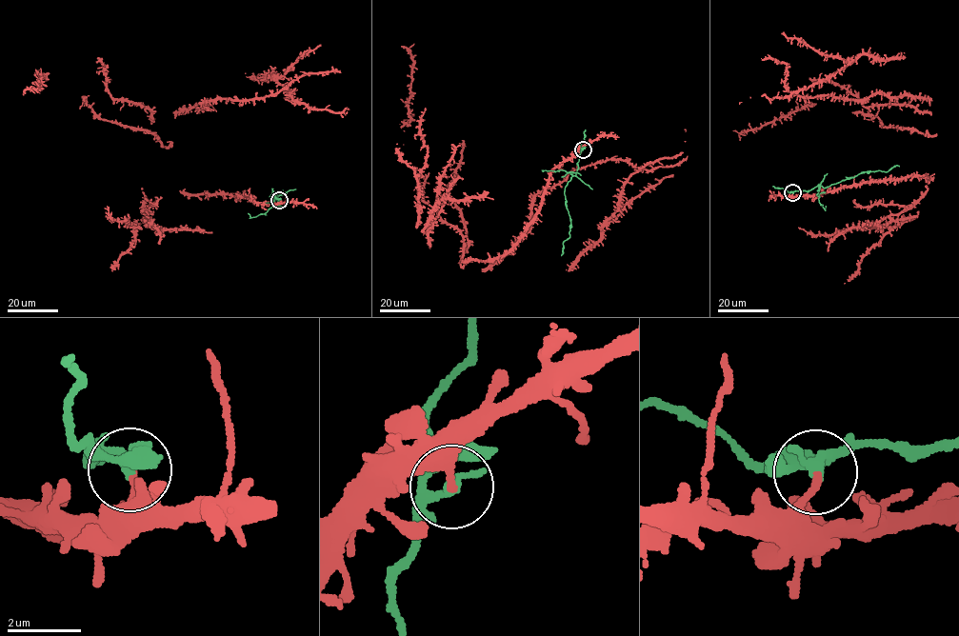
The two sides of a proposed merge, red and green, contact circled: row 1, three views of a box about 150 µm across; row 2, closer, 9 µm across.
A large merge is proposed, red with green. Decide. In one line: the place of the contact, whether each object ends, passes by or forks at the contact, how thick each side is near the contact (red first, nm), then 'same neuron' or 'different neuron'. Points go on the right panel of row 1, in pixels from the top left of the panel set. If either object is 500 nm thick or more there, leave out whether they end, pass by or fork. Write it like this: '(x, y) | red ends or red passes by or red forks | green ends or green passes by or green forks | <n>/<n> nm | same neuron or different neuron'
(792, 192) | red ends | green ends | 180/320 nm | different neuron

